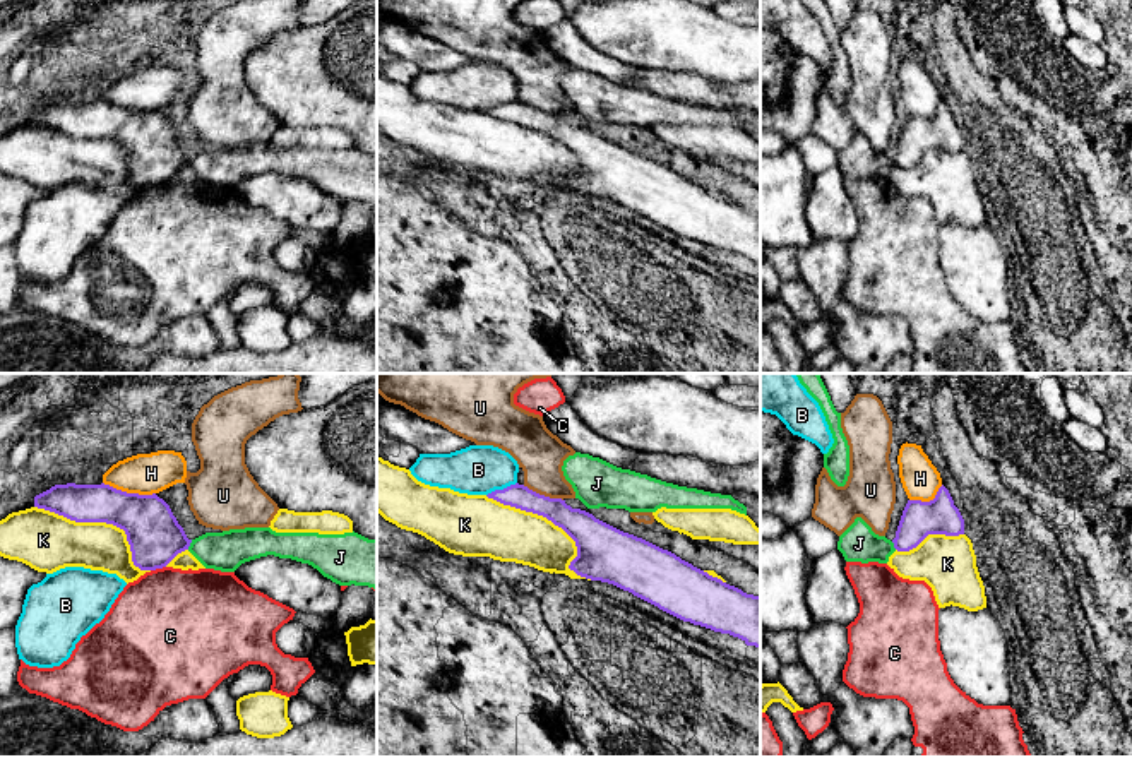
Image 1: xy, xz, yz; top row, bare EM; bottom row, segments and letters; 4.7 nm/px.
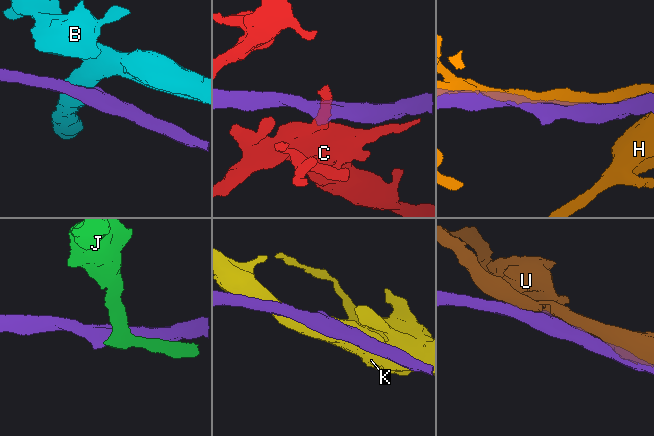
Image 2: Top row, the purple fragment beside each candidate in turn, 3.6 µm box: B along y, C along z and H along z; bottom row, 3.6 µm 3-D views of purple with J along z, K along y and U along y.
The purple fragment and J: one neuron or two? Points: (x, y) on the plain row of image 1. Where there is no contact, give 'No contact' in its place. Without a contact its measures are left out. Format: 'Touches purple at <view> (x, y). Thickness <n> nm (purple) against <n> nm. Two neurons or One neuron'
Touches purple at xy (189, 161). Thickness 260 nm (purple) against 180 nm. One neuron

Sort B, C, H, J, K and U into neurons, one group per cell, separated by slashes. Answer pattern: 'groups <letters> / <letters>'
groups B / C / H / J / K / U

